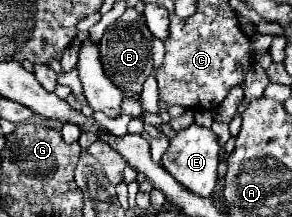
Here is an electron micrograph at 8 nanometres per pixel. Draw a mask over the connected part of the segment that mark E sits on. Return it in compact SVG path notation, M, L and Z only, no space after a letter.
M197 124L177 132L175 138L171 138L171 144L167 152L161 158L161 166L189 192L197 196L211 196L215 184L217 184L217 154L219 154L219 142L217 136L211 132L211 128L201 128Z

